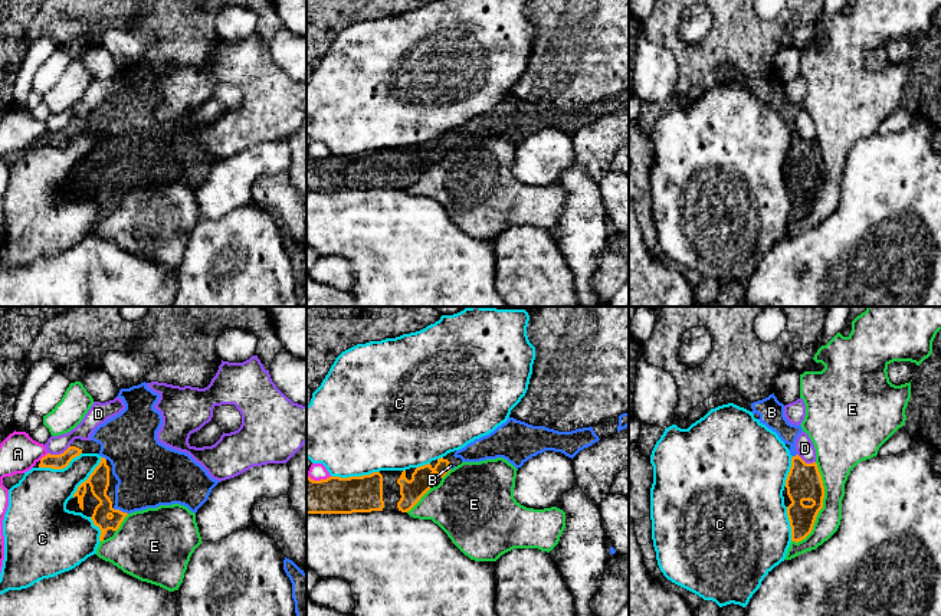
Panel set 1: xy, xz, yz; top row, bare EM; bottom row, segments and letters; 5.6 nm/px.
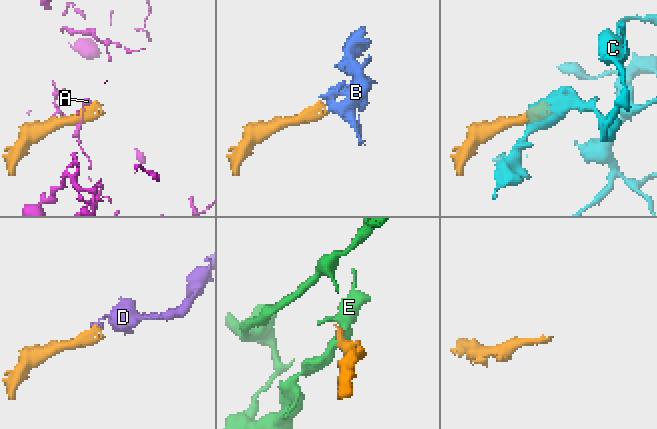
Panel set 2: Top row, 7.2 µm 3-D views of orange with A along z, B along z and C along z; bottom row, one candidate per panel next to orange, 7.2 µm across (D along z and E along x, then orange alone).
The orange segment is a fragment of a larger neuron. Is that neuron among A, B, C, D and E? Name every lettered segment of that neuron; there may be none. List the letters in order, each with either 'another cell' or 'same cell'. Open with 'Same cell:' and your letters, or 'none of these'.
Same cell: B
A: another cell
B: same cell
C: another cell
D: another cell
E: another cell

